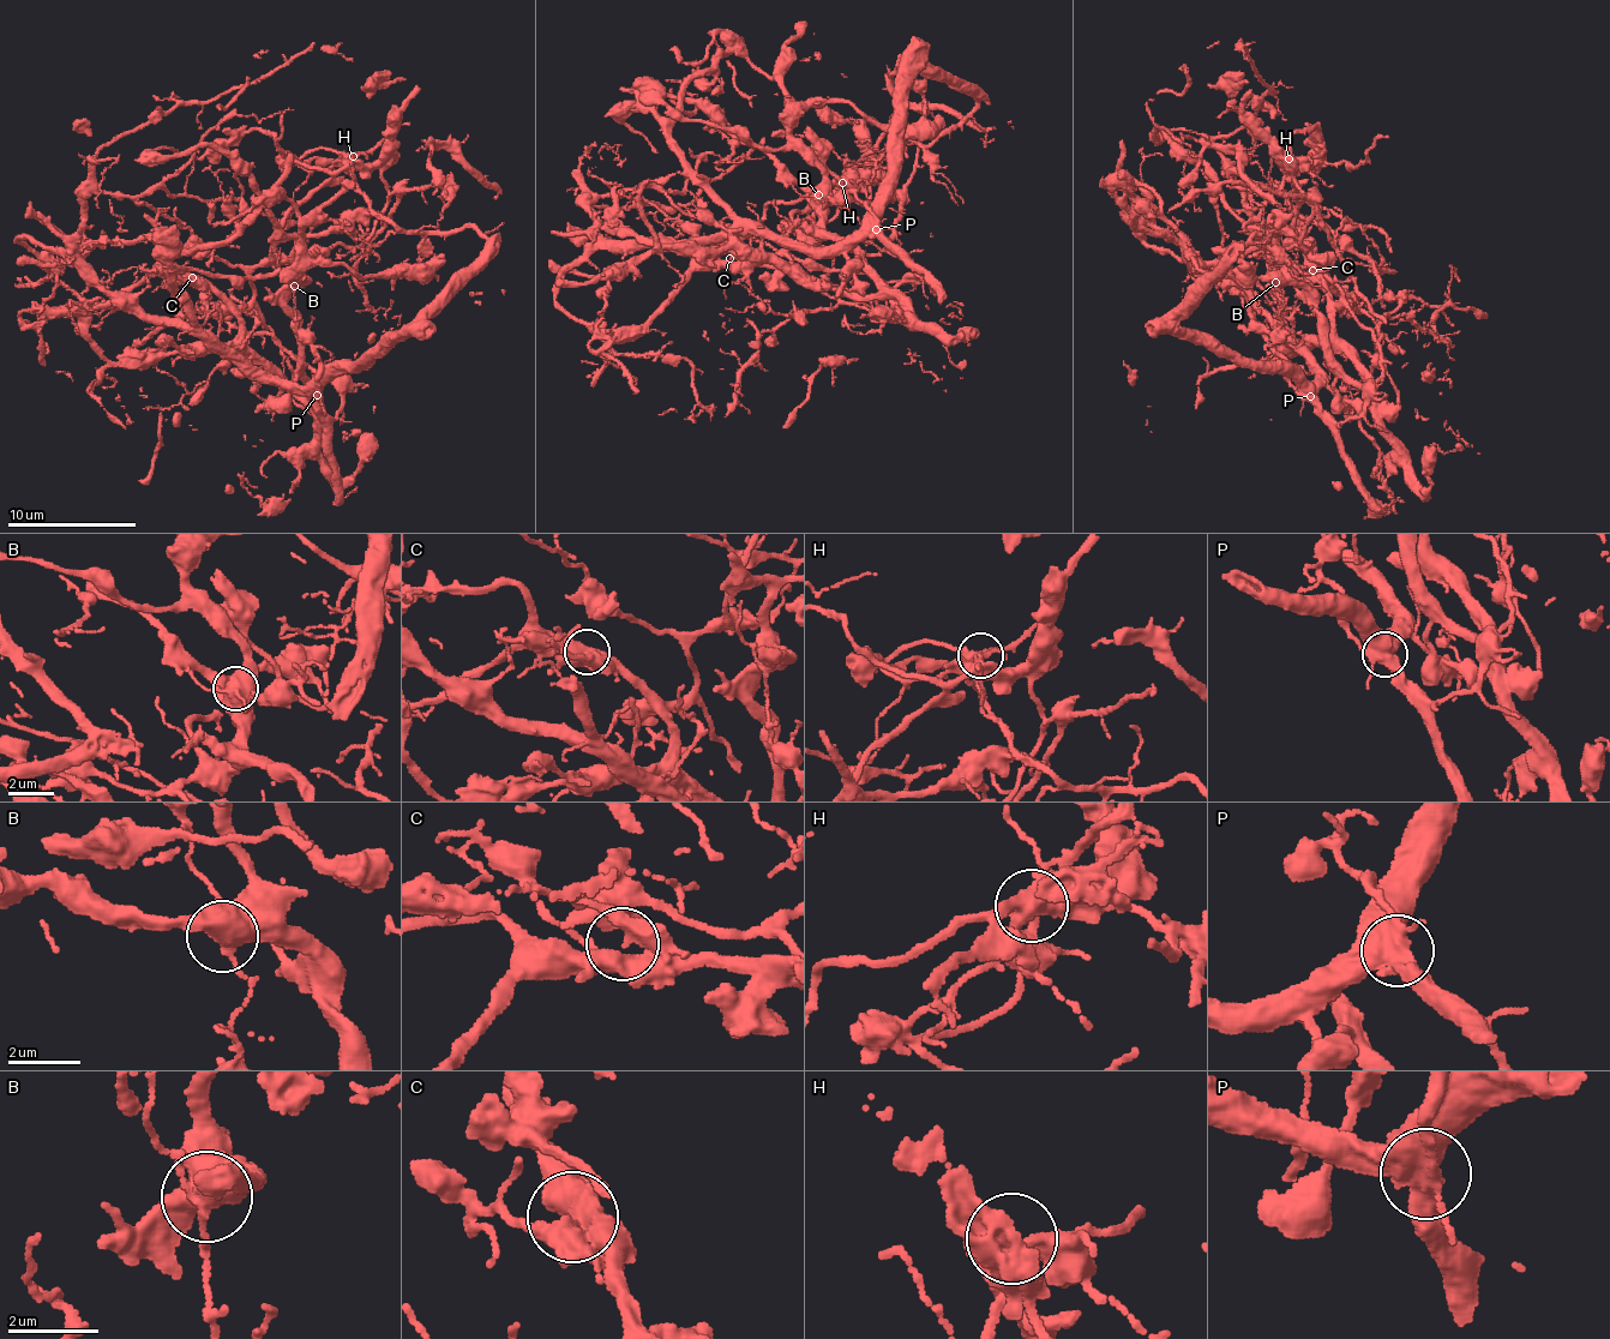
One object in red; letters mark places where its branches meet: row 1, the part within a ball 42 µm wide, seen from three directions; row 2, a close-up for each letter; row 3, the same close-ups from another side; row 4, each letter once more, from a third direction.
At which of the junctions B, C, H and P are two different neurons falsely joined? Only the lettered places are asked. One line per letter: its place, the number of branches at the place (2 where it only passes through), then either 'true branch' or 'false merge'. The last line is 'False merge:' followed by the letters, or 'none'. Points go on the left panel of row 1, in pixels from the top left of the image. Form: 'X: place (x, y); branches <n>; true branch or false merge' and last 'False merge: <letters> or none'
B: place (294, 286); branches 4; false merge
C: place (192, 277); branches 3; true branch
H: place (353, 156); branches 6; true branch
P: place (317, 395); branches 4; false merge
False merge: B, P

